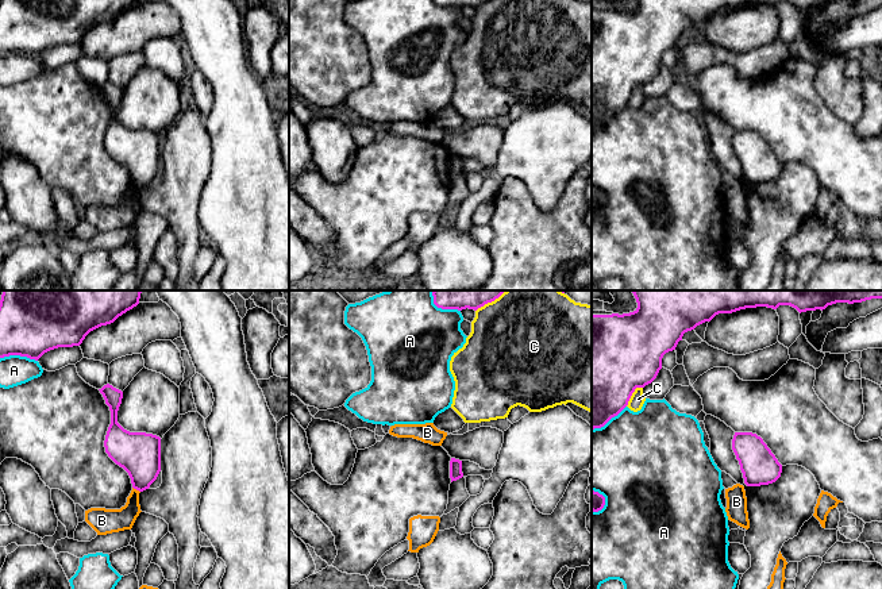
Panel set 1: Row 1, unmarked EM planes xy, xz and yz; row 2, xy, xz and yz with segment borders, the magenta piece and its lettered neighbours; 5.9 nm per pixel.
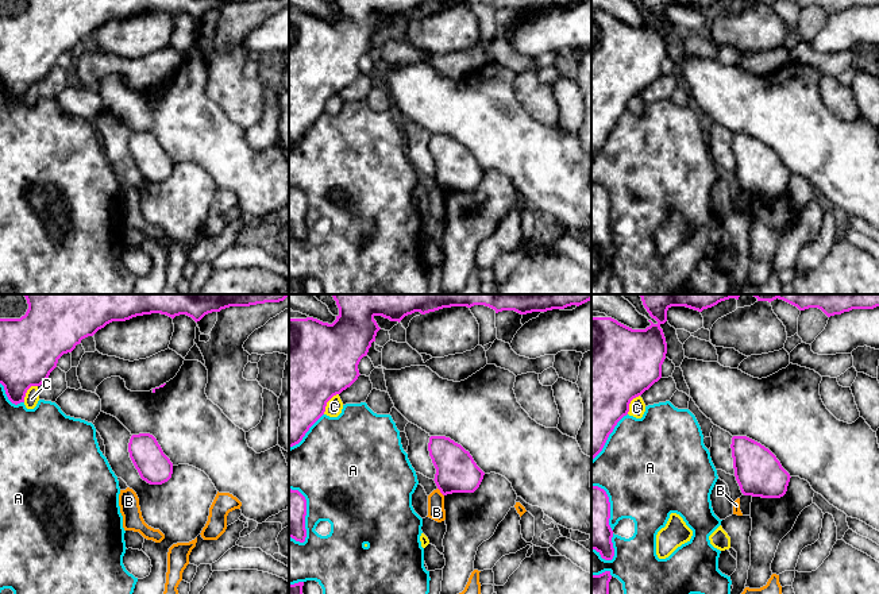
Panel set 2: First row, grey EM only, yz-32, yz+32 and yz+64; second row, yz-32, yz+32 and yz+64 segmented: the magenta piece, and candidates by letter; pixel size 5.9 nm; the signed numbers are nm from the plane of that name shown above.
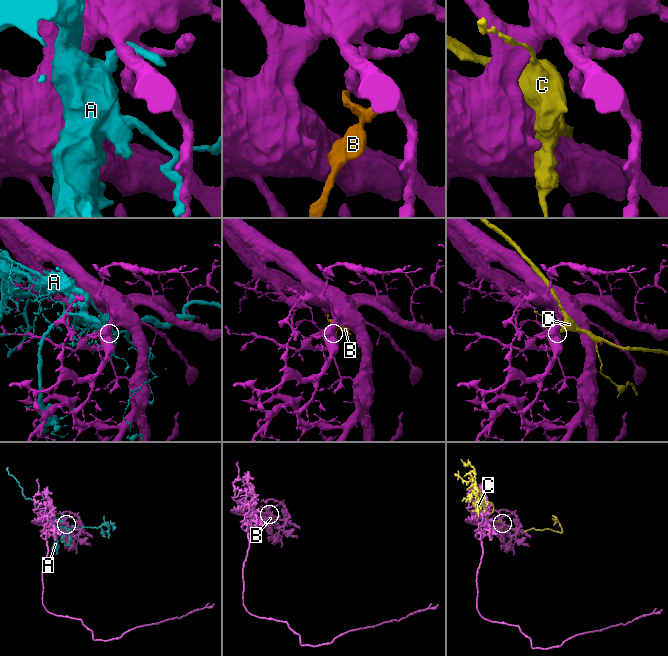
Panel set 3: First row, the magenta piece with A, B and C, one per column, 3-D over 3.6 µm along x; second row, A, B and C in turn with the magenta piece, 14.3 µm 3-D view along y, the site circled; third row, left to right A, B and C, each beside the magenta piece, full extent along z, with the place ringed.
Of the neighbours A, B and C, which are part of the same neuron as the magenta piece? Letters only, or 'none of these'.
none of these

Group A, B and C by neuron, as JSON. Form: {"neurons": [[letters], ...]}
{"neurons": [["A"], ["B"], ["C"]]}

